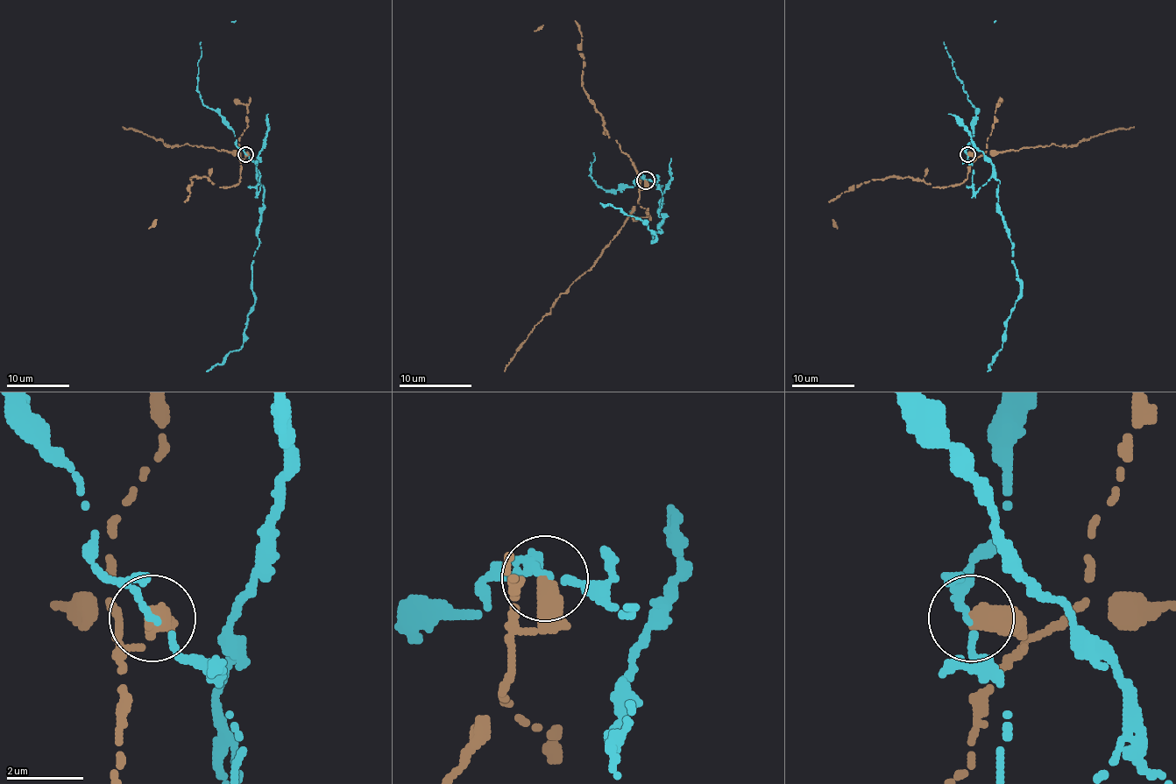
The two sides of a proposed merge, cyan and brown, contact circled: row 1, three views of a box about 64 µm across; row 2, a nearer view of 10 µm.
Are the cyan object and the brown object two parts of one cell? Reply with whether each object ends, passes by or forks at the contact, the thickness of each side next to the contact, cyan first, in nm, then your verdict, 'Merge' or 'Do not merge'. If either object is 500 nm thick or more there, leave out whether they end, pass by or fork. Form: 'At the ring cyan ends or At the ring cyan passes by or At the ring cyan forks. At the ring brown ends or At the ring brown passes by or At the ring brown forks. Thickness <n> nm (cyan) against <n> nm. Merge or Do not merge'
At the ring cyan passes by. At the ring brown ends. Thickness 170 nm (cyan) against 480 nm. Do not merge

